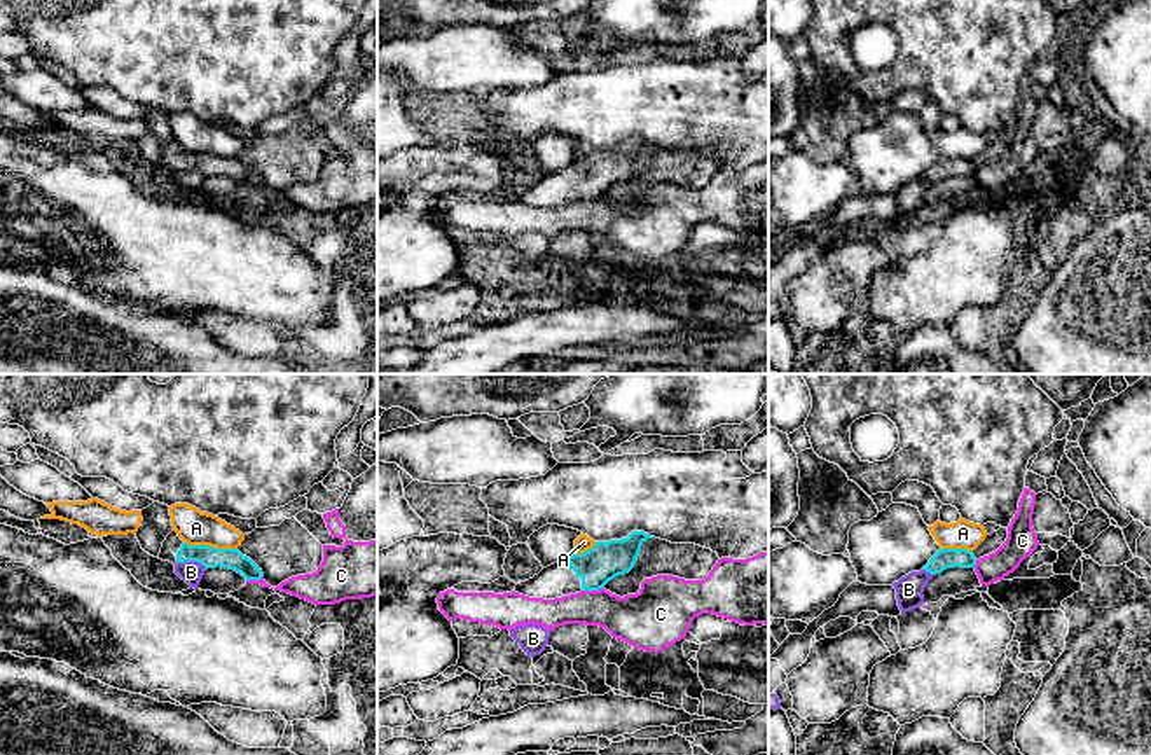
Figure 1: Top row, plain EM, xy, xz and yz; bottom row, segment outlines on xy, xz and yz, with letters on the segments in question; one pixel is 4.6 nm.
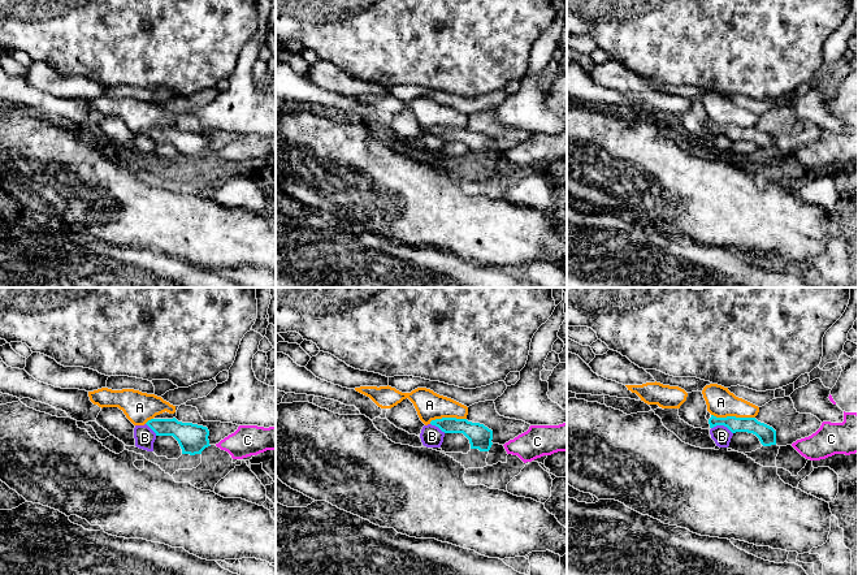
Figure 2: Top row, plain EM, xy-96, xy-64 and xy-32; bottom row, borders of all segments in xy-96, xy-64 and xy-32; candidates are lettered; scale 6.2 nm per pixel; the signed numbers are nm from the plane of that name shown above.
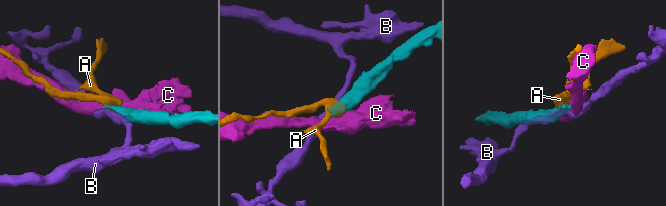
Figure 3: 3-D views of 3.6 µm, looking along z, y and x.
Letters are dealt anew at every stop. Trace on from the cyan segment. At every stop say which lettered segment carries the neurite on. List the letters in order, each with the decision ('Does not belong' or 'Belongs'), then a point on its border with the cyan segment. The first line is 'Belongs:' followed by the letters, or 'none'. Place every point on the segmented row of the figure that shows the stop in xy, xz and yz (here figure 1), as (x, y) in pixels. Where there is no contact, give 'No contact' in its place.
Belongs: none
A: Does not belong. Touches cyan at xy (208, 546)
B: Does not belong. Touches cyan at xy (192, 560)
C: Does not belong. Touches cyan at xz (592, 589)

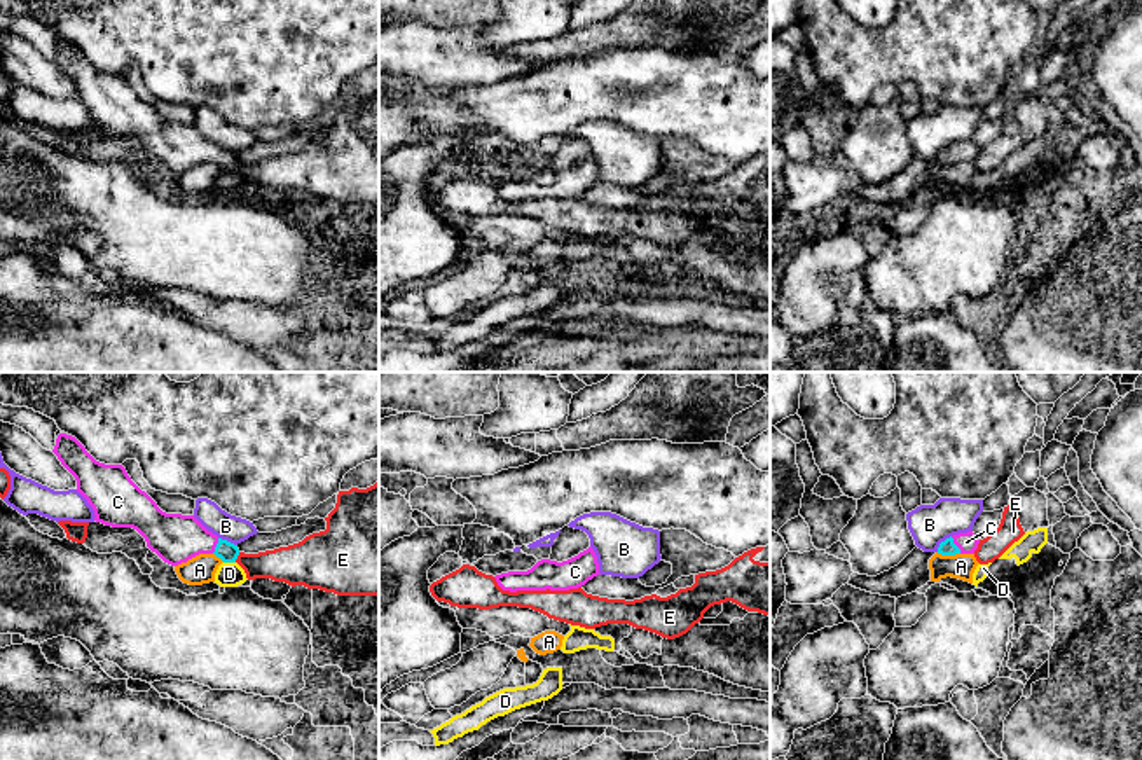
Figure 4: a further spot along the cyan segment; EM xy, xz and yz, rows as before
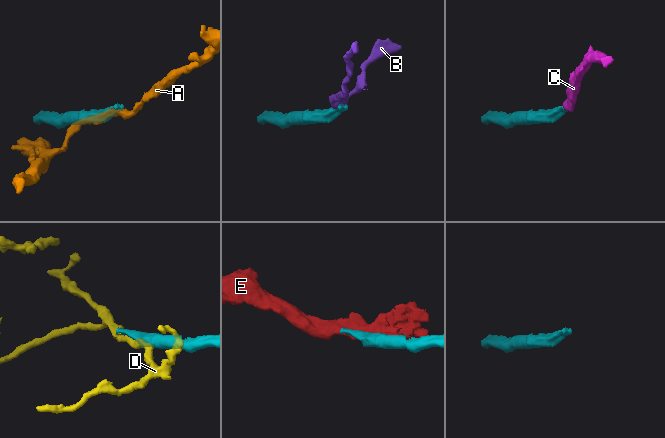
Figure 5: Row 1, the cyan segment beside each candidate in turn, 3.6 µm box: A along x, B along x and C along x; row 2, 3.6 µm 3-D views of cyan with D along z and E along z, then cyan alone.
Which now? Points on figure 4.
Belongs: C
A: Does not belong. Touches cyan at yz (949, 554)
B: Does not belong. Touches cyan at yz (942, 542)
C: Belongs. Touches cyan at yz (956, 545)
D: Does not belong. Touches cyan at xy (229, 561)
E: Does not belong. Touches cyan at xy (236, 558)

